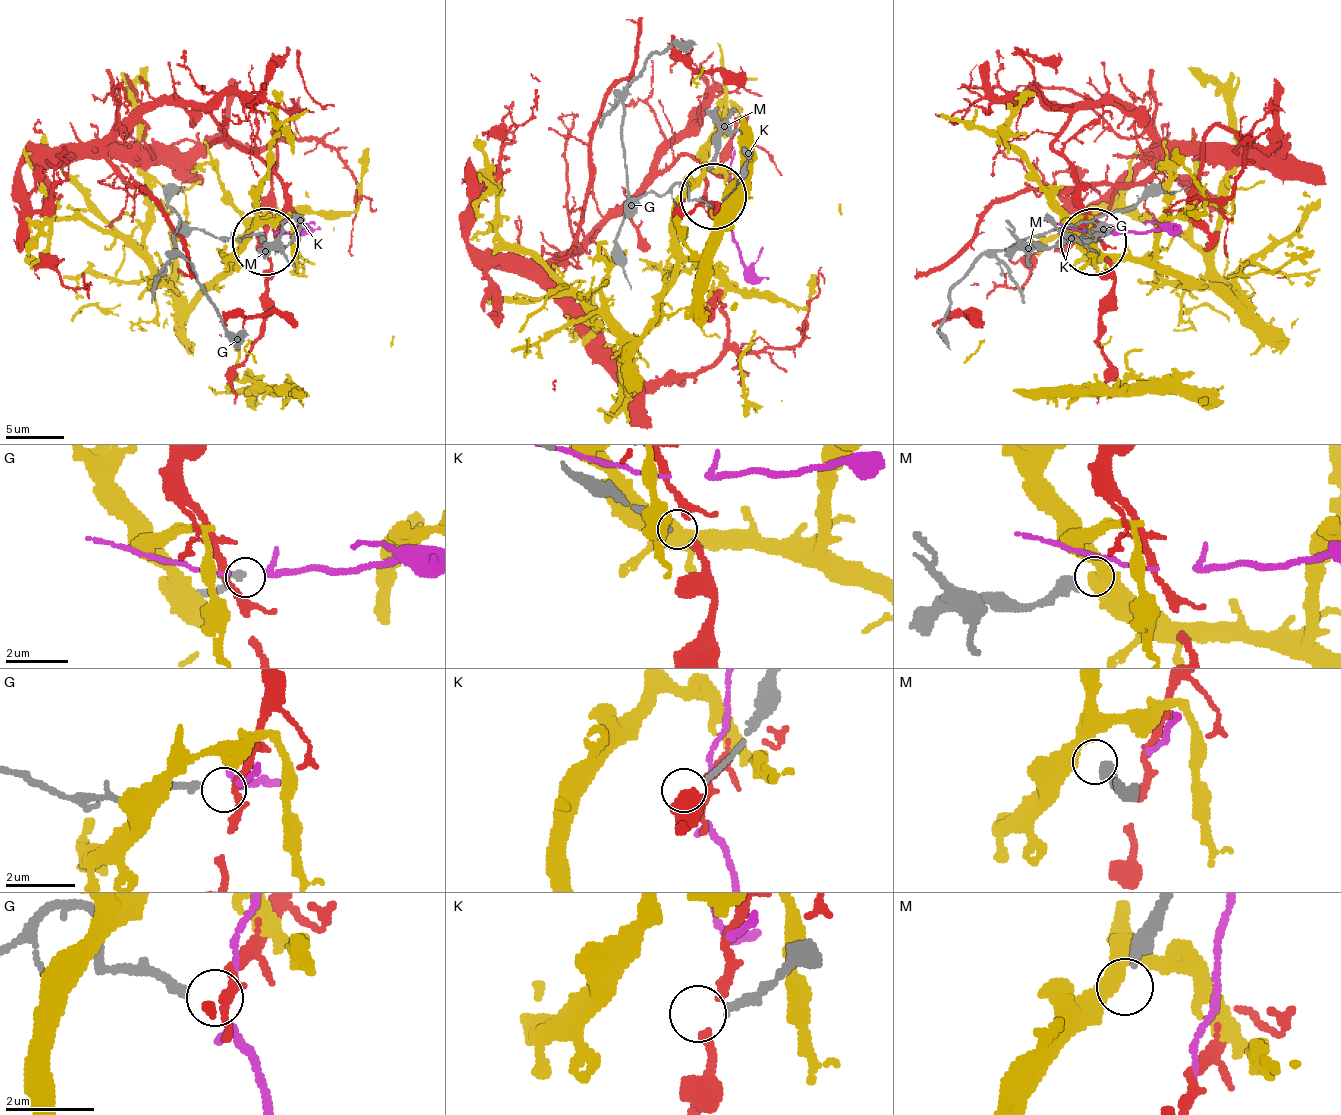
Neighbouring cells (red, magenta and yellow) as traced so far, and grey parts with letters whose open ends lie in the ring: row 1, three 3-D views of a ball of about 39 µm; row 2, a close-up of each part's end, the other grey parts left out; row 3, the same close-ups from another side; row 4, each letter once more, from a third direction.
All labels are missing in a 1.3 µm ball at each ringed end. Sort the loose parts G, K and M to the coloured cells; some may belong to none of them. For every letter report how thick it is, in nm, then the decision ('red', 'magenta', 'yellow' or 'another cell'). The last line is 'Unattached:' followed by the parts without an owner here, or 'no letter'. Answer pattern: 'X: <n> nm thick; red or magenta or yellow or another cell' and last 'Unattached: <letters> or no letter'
G: 220 nm thick; magenta
K: 140 nm thick; another cell
M: 280 nm thick; yellow
Unattached: K

